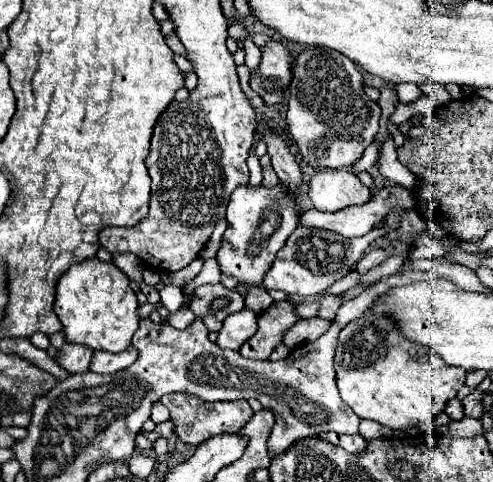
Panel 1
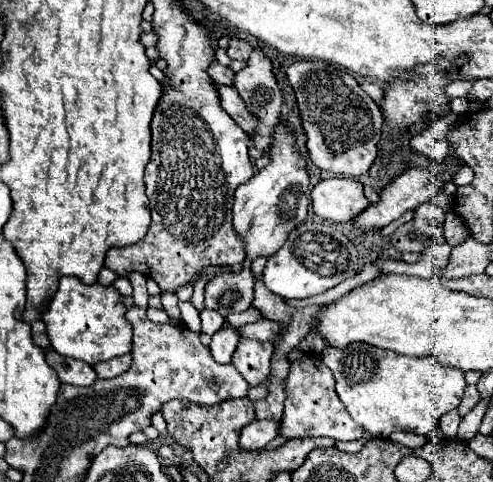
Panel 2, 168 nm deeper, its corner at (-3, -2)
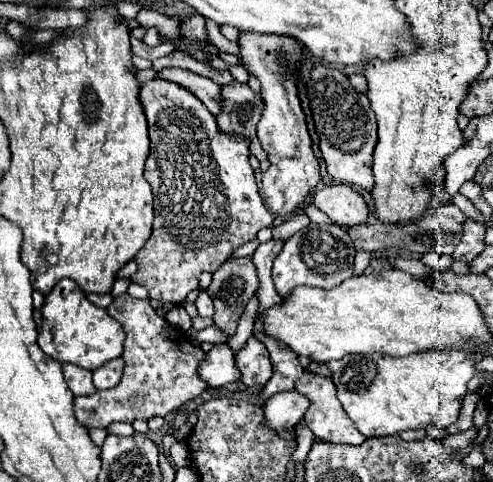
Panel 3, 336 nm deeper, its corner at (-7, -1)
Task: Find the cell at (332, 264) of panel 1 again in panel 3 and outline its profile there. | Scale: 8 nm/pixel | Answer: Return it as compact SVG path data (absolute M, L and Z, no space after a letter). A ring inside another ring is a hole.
M311 224L293 234L273 262L273 284L279 296L287 296L295 286L333 288L353 276L355 246L347 232L335 224Z

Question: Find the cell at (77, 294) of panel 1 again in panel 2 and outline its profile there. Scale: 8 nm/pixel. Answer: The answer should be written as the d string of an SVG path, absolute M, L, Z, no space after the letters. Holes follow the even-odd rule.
M61 277L49 311L43 315L53 349L65 357L81 359L89 365L129 353L133 327L125 317L127 307L121 299L123 295L113 285L101 285L97 281L93 285L85 285L77 277Z

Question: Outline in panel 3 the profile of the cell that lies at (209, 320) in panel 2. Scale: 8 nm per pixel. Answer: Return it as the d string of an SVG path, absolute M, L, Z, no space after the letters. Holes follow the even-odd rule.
M205 290L199 292L195 306L199 310L199 316L207 316L207 318L213 316L213 302L211 302L211 298L209 298L209 294Z

